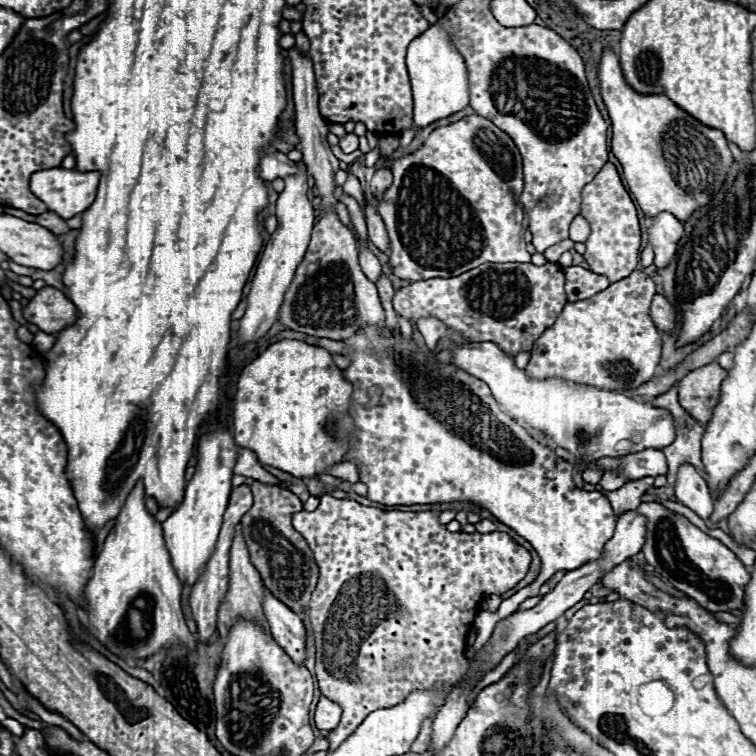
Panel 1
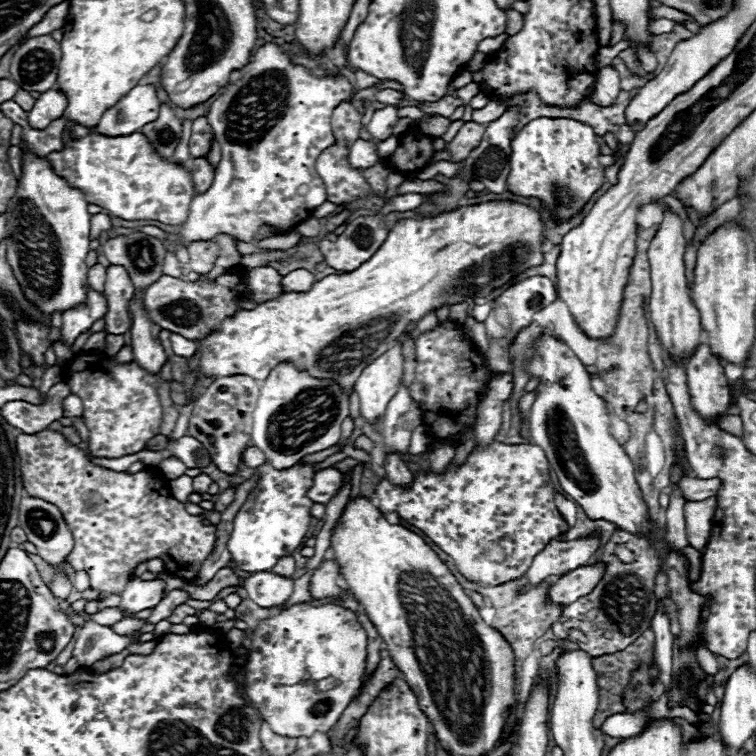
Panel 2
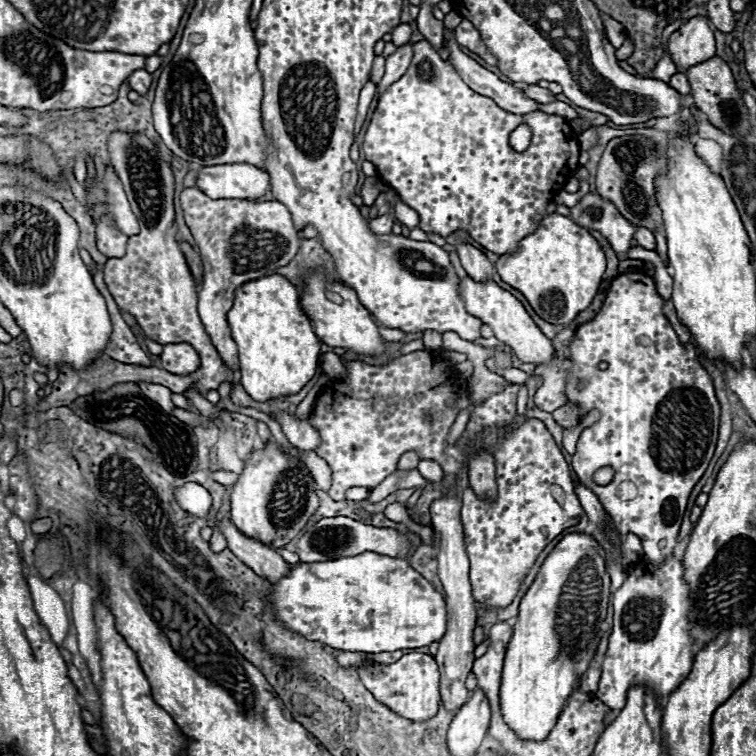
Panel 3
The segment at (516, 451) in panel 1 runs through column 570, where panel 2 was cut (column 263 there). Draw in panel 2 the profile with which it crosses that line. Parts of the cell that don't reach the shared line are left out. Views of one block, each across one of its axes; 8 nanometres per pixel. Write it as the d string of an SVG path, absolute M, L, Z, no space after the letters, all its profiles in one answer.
M262 464L256 472L262 474L262 480L256 492L250 492L248 500L238 510L230 540L226 544L234 564L244 572L270 570L278 558L290 556L306 536L312 518L312 500L306 496L316 472L312 464L294 464L286 470L276 470L270 464Z

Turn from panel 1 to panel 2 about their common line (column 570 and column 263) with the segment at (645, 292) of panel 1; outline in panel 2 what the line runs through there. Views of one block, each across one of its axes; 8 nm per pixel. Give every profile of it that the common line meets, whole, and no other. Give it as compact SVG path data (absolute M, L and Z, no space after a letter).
M484 202L484 204L476 204L476 206L464 206L460 210L454 210L450 214L440 214L436 218L424 218L424 220L412 220L412 218L406 218L406 220L400 220L388 234L386 242L378 248L378 252L364 264L360 264L356 270L352 272L344 272L344 274L330 274L330 276L324 276L322 280L314 282L312 288L308 292L282 292L276 300L268 300L268 302L262 302L258 304L256 308L252 310L238 310L234 316L228 316L224 318L224 322L220 324L220 330L208 334L206 338L200 340L198 344L198 350L200 350L200 368L194 372L196 378L206 378L206 376L216 376L216 378L224 378L224 376L232 376L232 374L244 374L244 376L250 376L250 378L256 378L260 382L264 382L264 378L268 378L270 370L274 366L278 366L280 362L292 362L296 368L300 370L306 370L308 374L312 374L314 378L332 378L344 392L352 392L352 386L356 382L356 378L360 376L362 368L368 366L372 360L376 360L380 354L384 354L392 342L404 332L404 326L410 324L410 322L418 322L420 318L424 318L428 314L428 310L438 310L440 306L444 304L456 304L456 302L462 302L468 298L478 298L478 296L486 296L492 288L498 288L498 286L504 286L506 282L510 282L512 278L516 278L520 272L524 272L526 268L530 266L540 266L544 262L544 220L538 216L538 212L530 206L524 206L524 204L516 204L516 202Z

